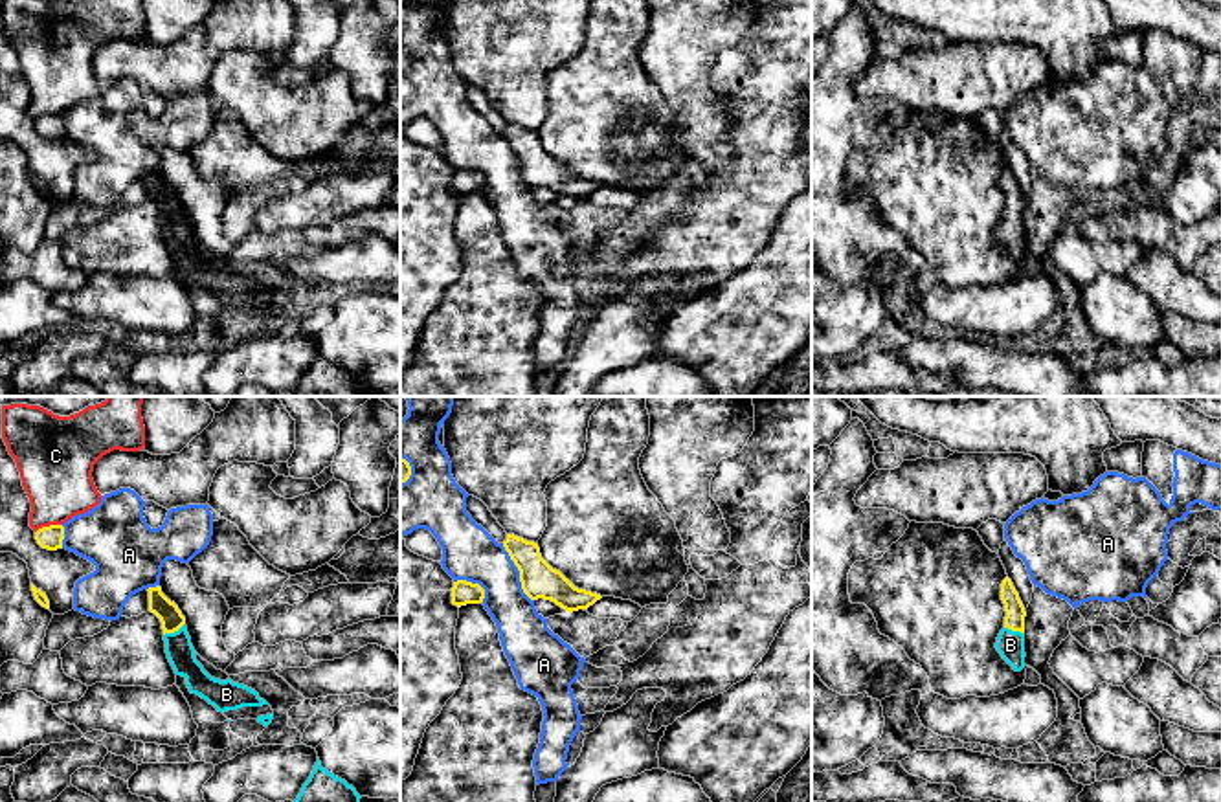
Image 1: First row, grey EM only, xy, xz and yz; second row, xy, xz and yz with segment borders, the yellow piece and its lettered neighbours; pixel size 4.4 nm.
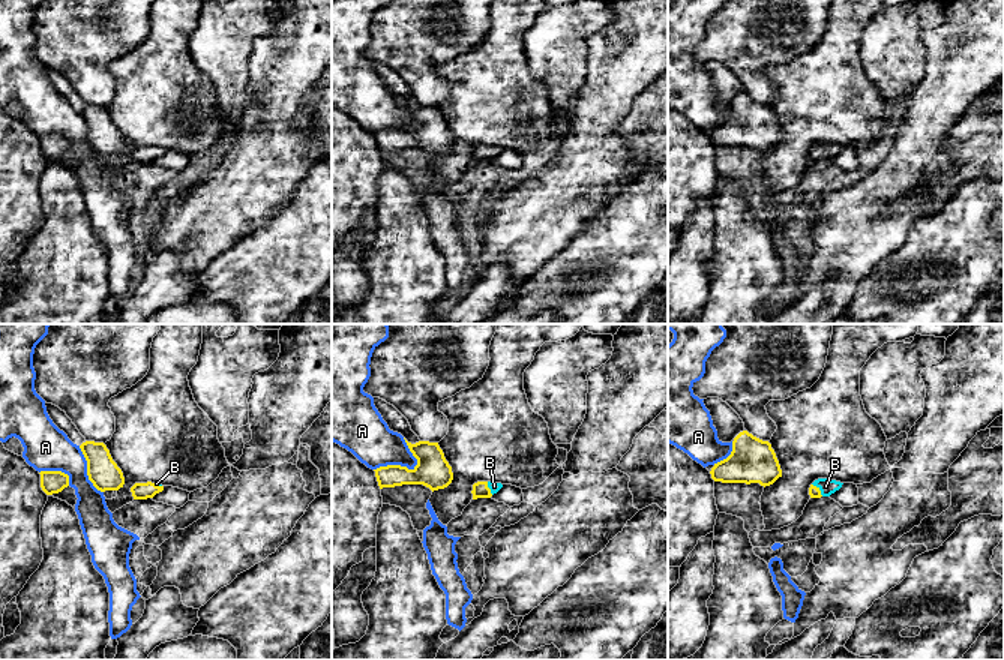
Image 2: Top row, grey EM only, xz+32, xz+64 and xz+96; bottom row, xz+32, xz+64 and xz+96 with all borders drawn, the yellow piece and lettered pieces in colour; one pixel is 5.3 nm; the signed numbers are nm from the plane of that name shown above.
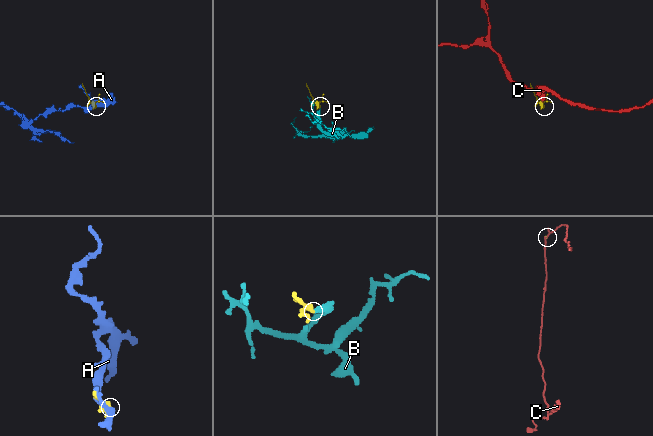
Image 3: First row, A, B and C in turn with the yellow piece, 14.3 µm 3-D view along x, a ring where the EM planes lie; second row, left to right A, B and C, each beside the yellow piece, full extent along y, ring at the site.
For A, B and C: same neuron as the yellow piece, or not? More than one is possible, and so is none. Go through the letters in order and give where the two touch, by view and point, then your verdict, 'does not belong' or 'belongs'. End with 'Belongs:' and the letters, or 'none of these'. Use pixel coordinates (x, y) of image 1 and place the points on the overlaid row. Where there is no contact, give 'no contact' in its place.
A: xz (520, 573) | does not belong
B: xy (173, 632) | belongs
C: xy (50, 525) | does not belong
Belongs: B

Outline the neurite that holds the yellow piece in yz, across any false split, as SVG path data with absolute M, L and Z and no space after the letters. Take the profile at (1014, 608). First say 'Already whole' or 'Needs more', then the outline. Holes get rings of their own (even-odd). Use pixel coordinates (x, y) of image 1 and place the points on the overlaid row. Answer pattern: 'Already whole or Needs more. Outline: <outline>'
Needs more. Outline: M1006 576L1001 584L1001 600L1004 604L1004 628L1001 629L995 648L1001 657L1015 670L1025 668L1025 606L1012 580Z

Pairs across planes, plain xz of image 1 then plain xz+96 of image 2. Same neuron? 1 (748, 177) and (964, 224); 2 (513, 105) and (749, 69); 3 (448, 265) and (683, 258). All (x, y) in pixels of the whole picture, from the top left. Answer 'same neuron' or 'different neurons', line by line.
1: different neurons
2: same neuron
3: different neurons

